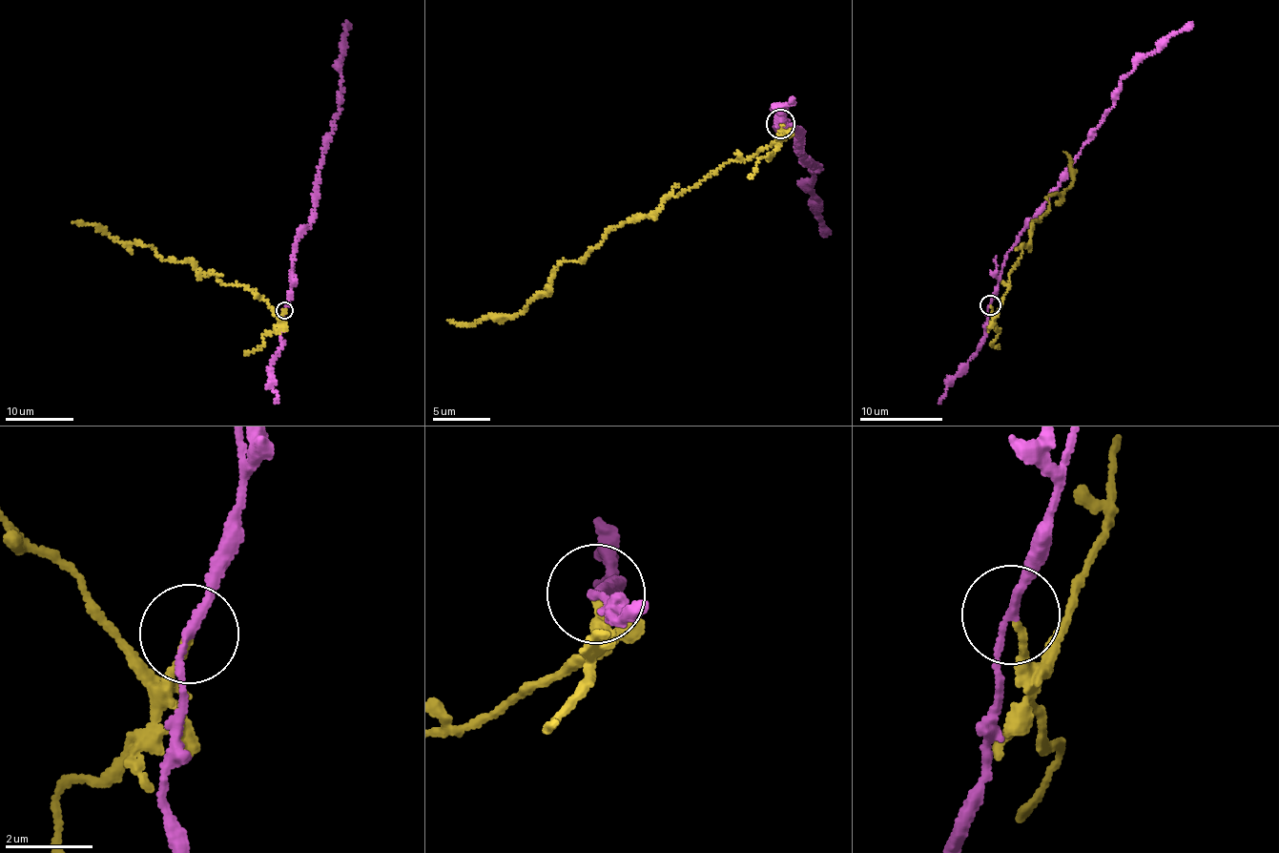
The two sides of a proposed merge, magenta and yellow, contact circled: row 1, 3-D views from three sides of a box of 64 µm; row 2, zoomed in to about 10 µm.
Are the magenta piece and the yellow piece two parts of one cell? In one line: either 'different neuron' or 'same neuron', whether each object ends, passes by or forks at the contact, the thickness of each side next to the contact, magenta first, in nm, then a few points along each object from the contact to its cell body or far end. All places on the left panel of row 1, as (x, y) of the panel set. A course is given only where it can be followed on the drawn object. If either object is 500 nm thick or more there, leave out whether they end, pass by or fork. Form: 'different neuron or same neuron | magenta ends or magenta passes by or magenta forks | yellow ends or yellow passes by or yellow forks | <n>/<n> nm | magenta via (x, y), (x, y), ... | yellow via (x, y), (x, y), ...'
different neuron | magenta passes by | yellow ends | 180/160 nm | magenta via (283, 310), (292, 289), (295, 246), (312, 218), (316, 178), (340, 107), (338, 65), (344, 52), (345, 22) | yellow via (283, 310), (280, 318), (241, 284), (226, 285), (188, 260), (164, 259), (73, 221)

